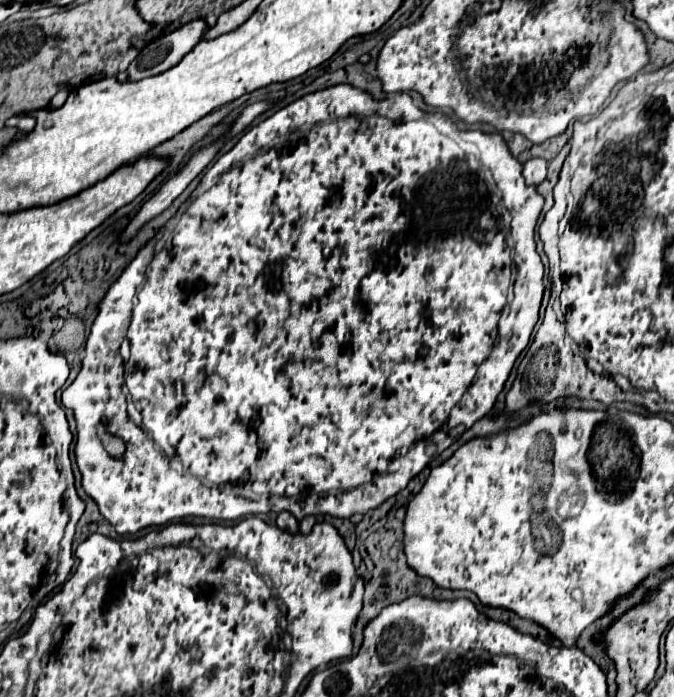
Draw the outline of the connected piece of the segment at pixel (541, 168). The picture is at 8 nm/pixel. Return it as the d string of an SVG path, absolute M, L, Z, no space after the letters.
M531 158L523 164L523 176L527 180L527 184L541 184L547 176L547 162L541 160L541 158Z

